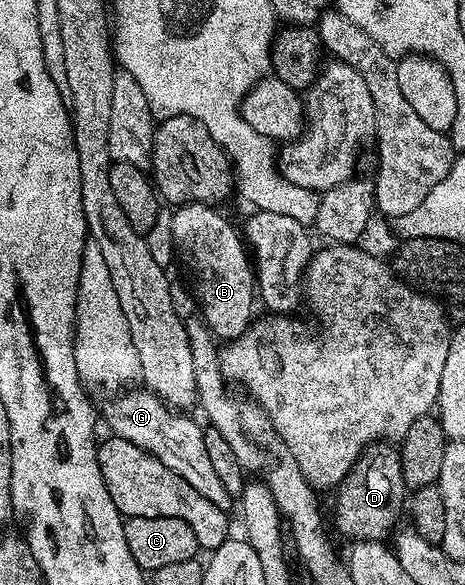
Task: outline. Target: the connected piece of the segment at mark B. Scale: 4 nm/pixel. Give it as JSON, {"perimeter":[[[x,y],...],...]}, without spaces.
{"perimeter":[[[180,205],[170,214],[171,219],[171,243],[172,246],[183,256],[185,264],[191,268],[195,276],[195,289],[199,292],[199,305],[203,308],[201,320],[216,338],[230,343],[235,337],[241,336],[249,328],[253,314],[251,304],[257,301],[257,282],[252,258],[249,256],[248,246],[244,238],[219,214],[218,208],[210,205]]]}

